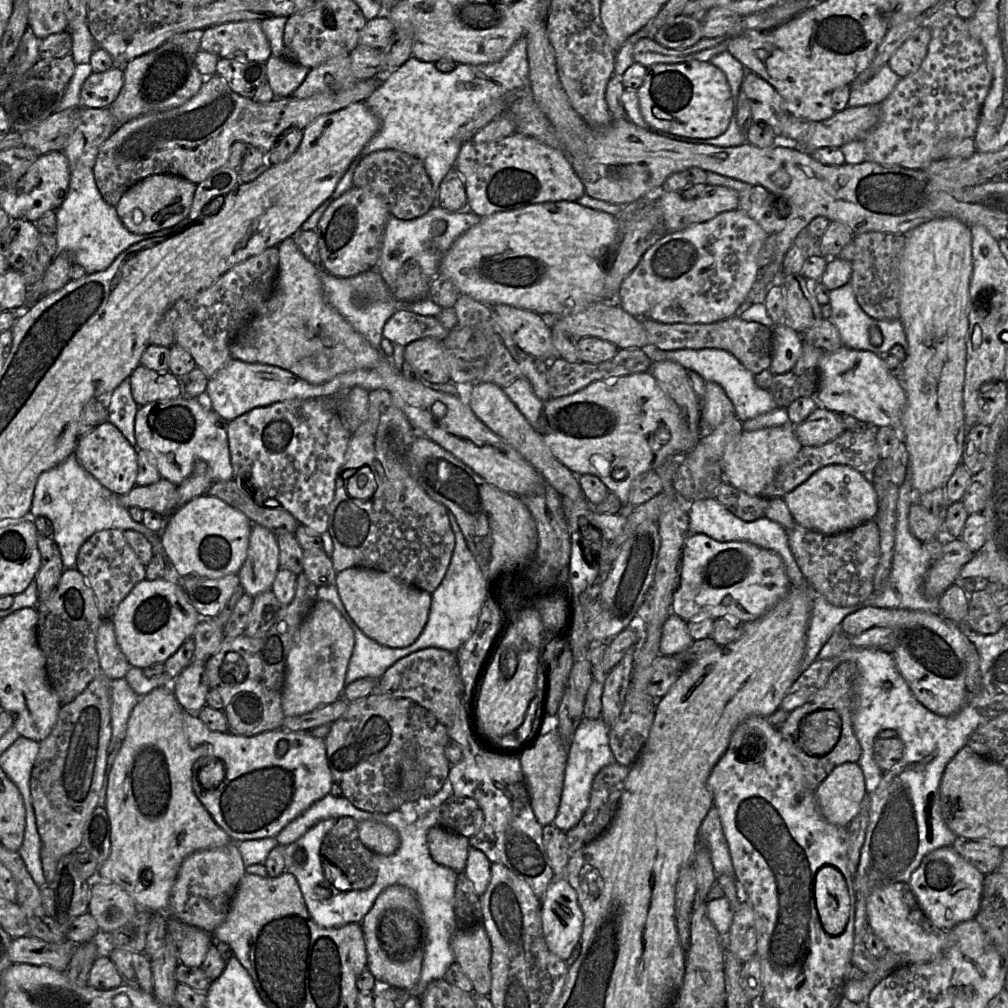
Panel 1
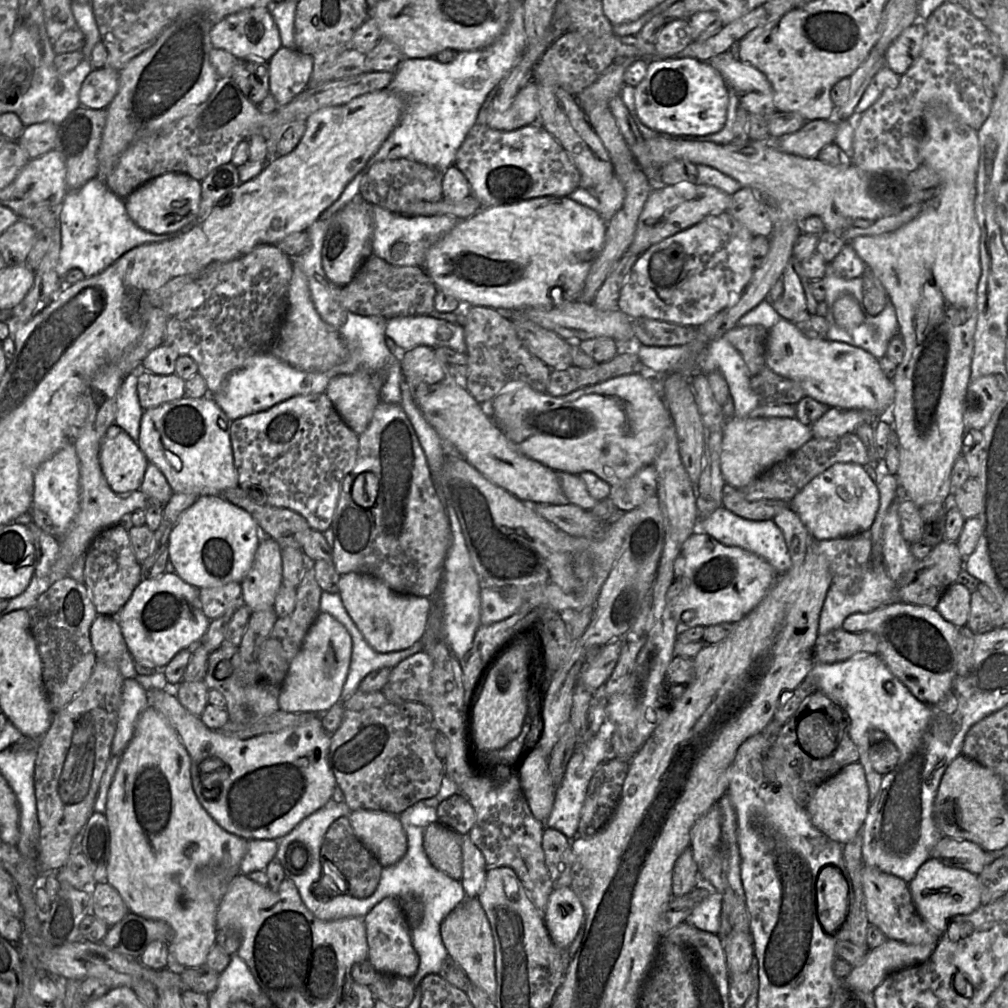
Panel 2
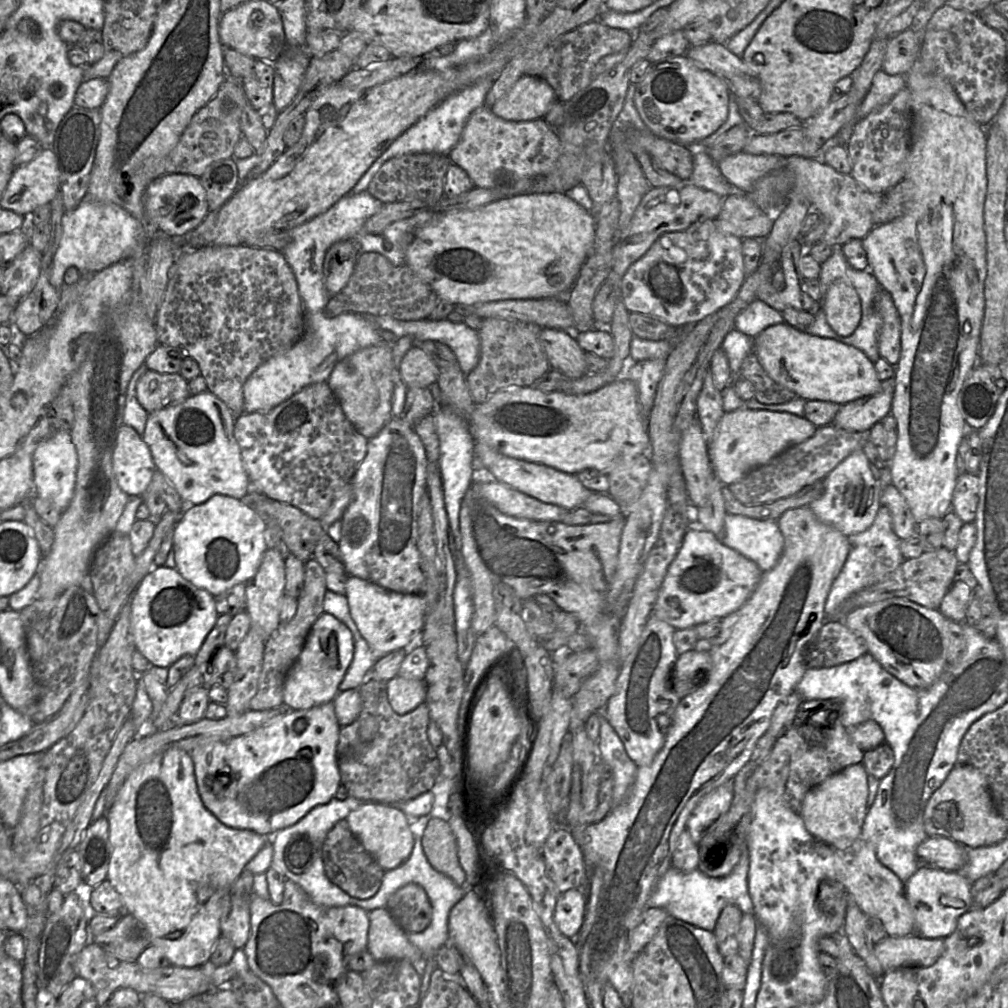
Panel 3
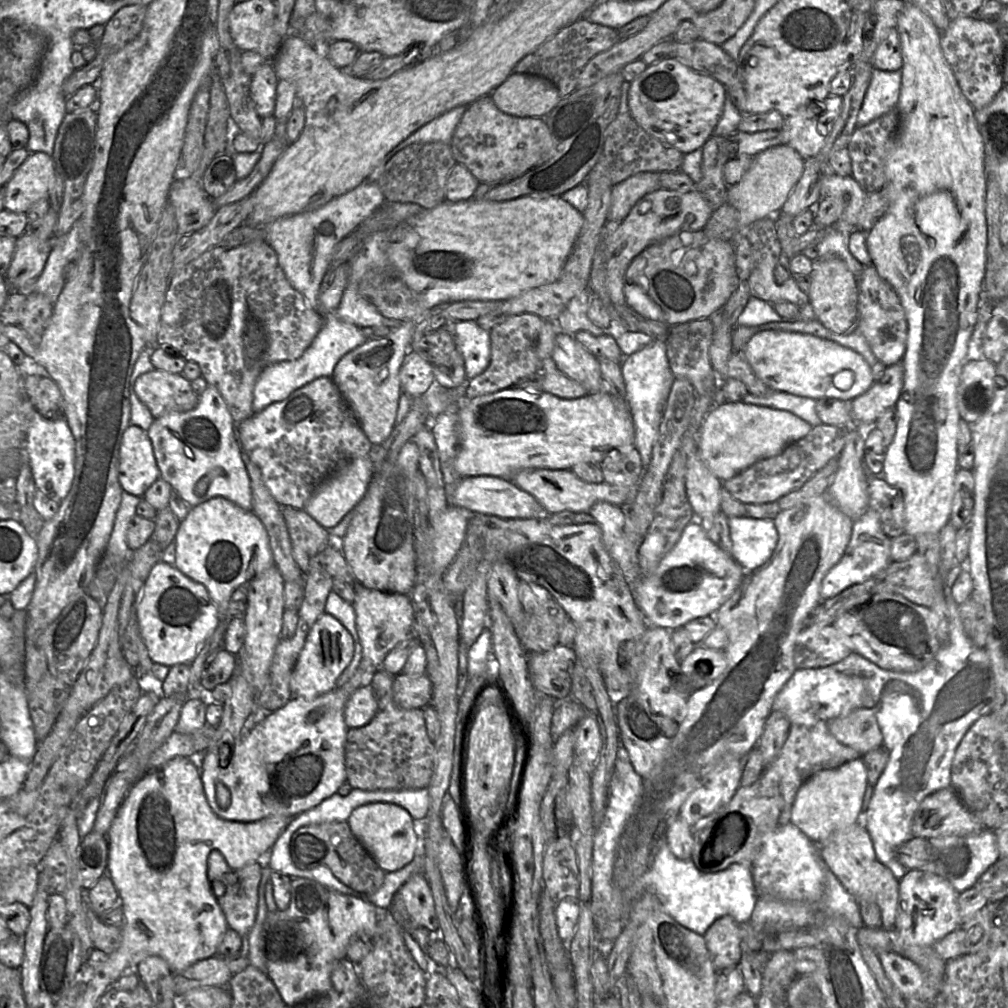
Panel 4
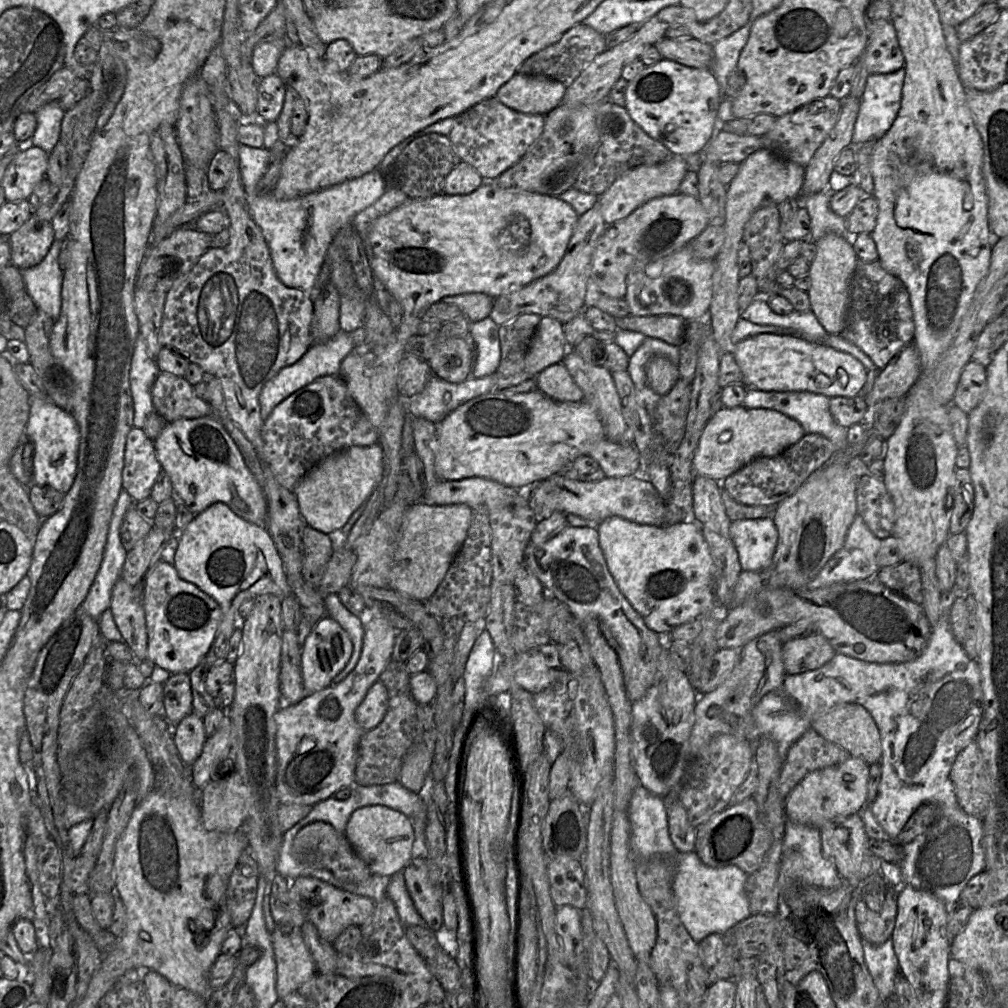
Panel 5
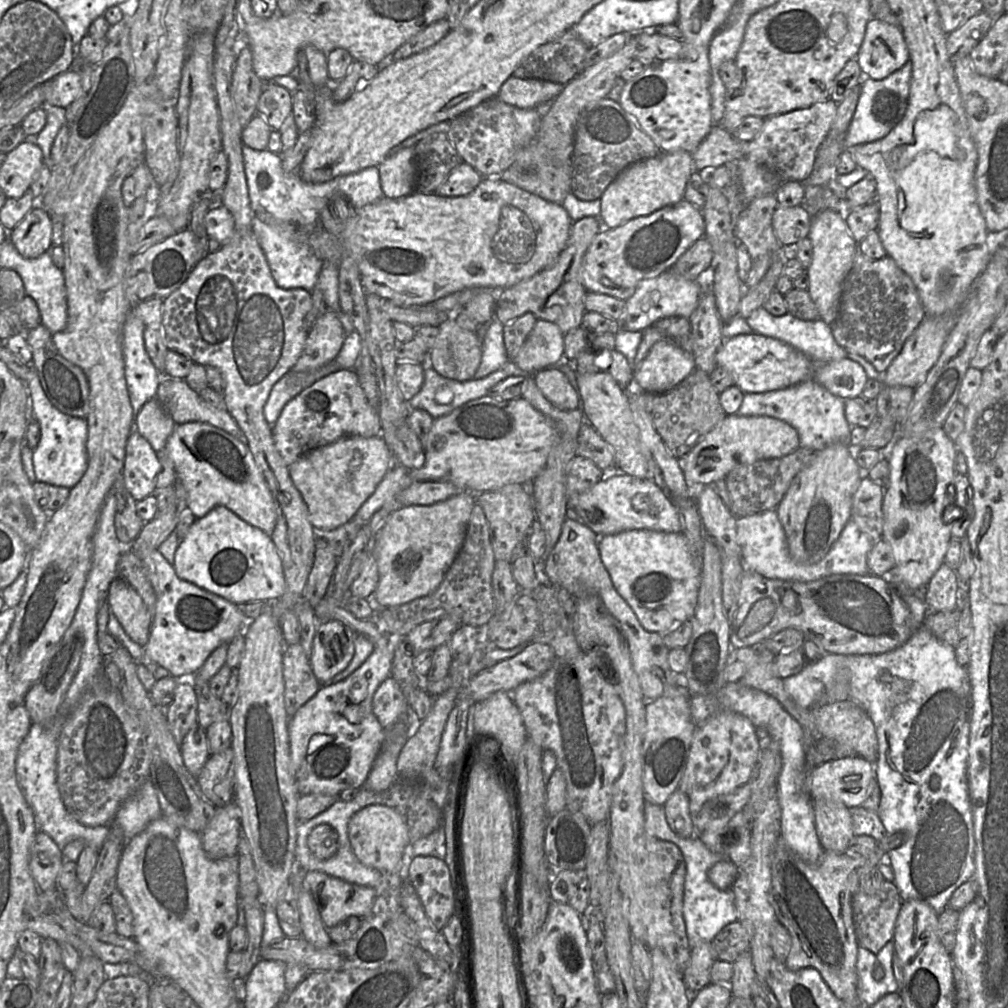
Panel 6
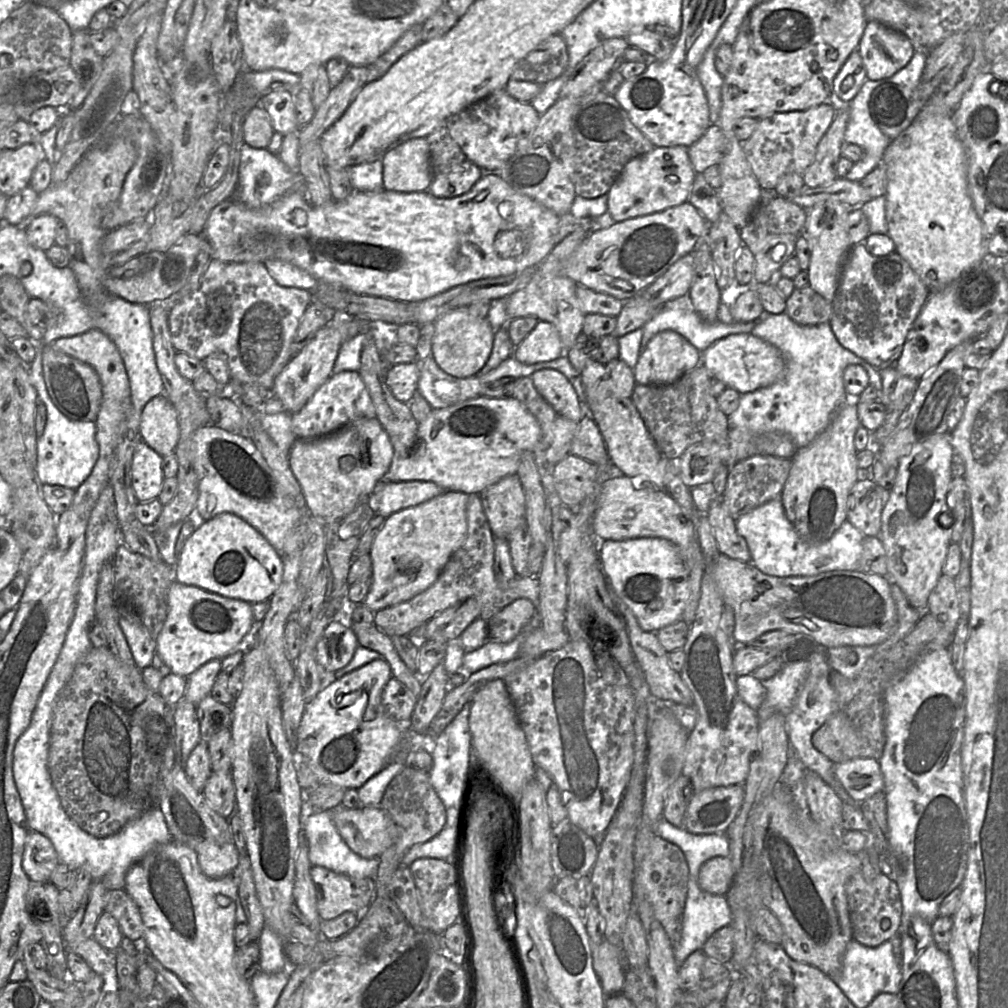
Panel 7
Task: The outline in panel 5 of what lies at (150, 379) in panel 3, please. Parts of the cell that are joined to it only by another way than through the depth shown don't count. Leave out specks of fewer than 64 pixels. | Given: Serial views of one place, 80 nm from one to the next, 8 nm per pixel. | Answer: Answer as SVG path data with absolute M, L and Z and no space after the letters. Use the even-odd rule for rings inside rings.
M160 372L152 389L154 410L168 423L213 414L209 403L196 396L193 386L183 377Z

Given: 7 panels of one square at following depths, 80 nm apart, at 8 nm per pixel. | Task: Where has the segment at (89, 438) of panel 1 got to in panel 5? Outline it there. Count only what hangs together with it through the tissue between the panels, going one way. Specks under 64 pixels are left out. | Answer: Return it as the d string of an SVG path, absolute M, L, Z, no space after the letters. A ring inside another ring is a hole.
M135 426L127 435L122 487L135 502L148 498L162 470L157 458L154 442Z

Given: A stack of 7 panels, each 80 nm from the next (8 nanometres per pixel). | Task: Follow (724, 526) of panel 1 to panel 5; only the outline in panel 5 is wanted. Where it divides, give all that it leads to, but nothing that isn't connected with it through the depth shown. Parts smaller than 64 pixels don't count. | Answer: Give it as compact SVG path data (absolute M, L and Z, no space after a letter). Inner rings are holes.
M772 518L732 521L730 537L743 571L763 571L771 566L779 537Z

